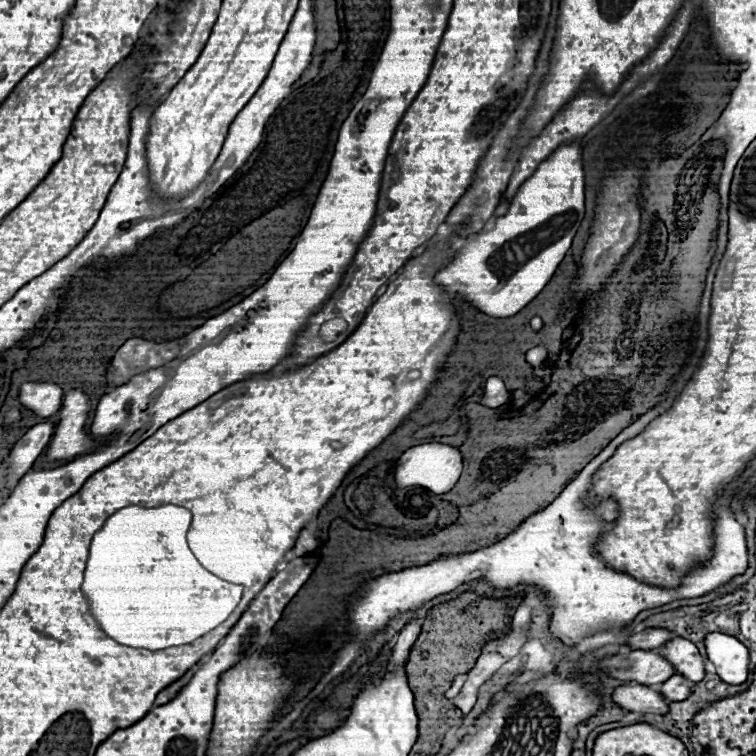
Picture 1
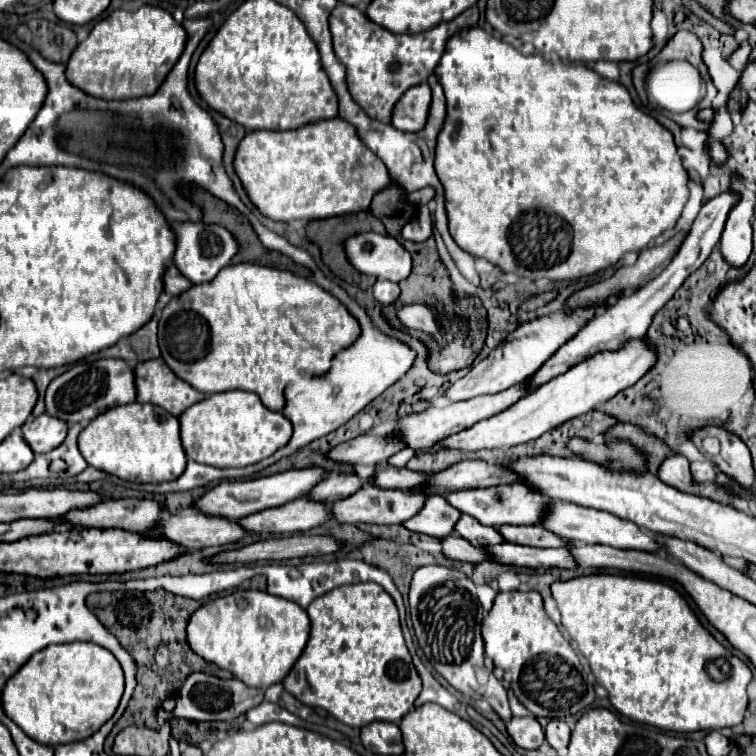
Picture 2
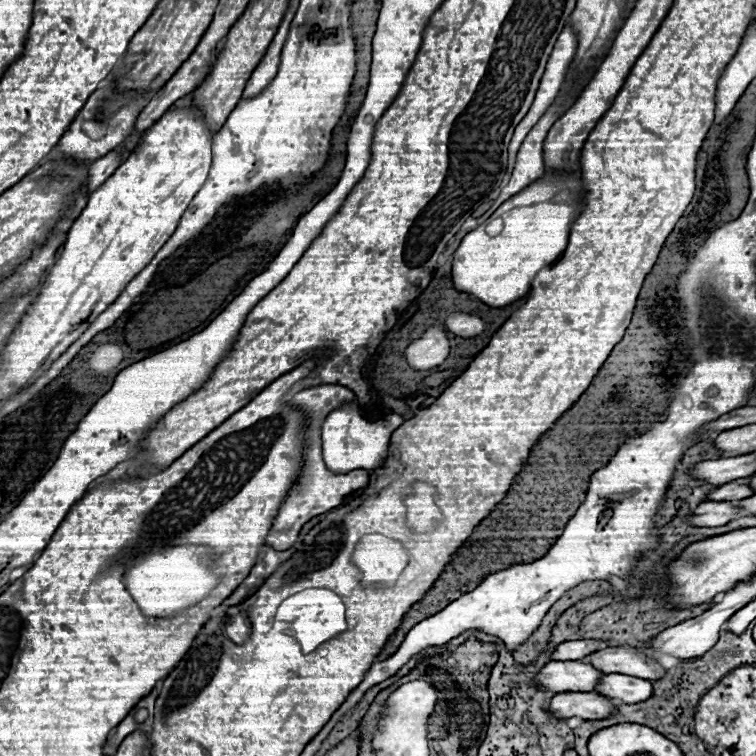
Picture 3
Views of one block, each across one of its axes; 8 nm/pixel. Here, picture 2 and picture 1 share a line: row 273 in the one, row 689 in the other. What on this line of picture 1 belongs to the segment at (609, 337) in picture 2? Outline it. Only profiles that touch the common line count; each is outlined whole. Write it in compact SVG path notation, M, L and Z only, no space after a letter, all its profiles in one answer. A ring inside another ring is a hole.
M678 674L668 678L662 686L658 686L662 696L668 700L668 702L680 702L680 700L686 700L690 694L692 694L692 688L694 684L688 682L686 678L680 678Z

